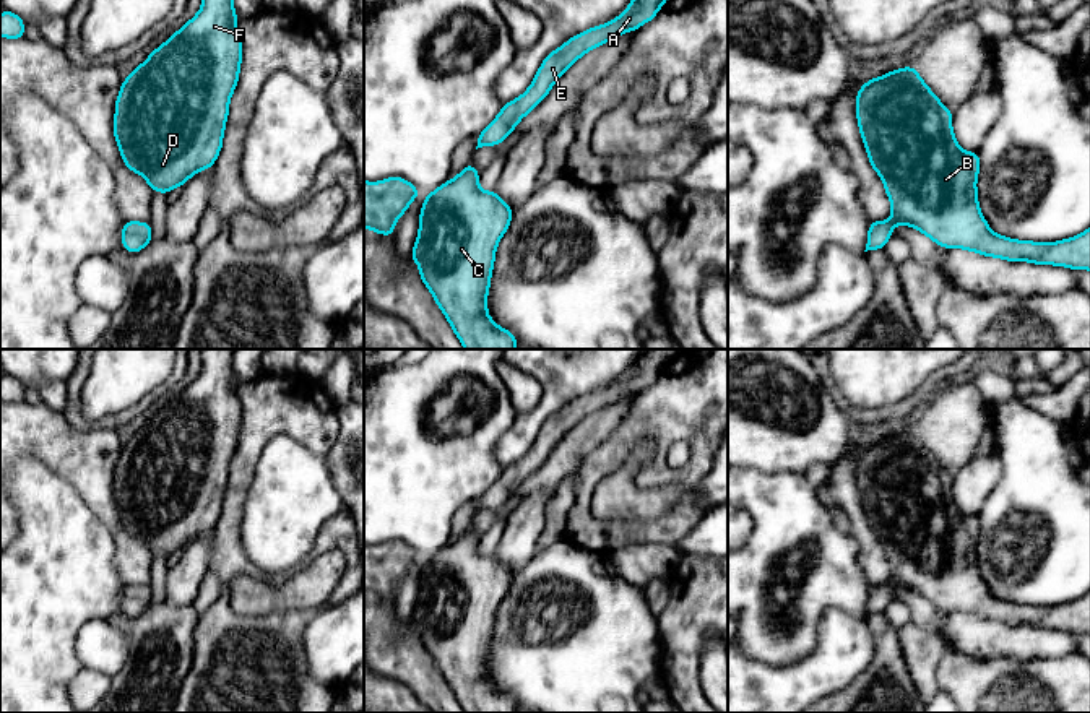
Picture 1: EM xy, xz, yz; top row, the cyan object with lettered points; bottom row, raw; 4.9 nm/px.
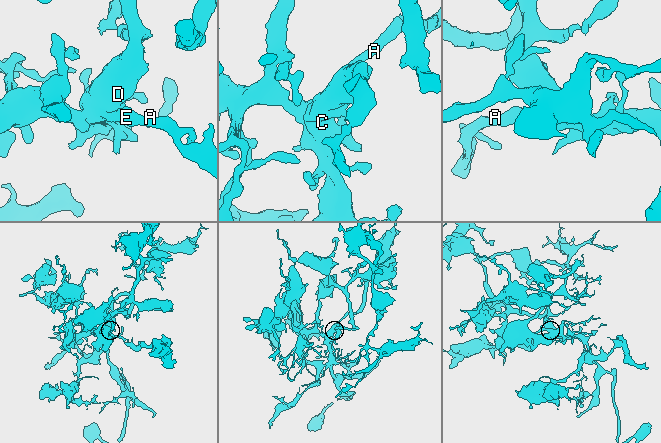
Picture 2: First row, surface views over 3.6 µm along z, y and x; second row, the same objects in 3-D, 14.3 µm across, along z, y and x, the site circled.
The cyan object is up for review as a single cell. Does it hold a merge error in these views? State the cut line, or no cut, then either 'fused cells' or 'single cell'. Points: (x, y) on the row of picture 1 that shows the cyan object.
cut none; single cell

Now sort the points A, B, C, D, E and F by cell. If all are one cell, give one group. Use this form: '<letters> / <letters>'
A B C D E F

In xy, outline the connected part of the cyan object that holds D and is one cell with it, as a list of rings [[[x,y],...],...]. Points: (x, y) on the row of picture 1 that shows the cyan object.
[[[203,0],[200,11],[122,81],[115,101],[114,136],[125,166],[145,177],[153,192],[167,195],[193,174],[214,166],[242,62],[242,41],[236,24],[232,0]]]

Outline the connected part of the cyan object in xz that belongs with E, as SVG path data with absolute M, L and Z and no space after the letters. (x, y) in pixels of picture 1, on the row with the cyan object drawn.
M632 0L616 19L586 29L551 52L543 60L530 88L520 97L502 106L502 110L492 123L478 135L476 149L486 145L500 145L515 130L517 123L547 96L560 75L582 55L651 21L664 2L666 0Z

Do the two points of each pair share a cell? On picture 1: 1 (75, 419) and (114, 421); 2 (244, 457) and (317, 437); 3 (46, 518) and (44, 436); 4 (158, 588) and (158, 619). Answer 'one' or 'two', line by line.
1: one
2: one
3: two
4: two

